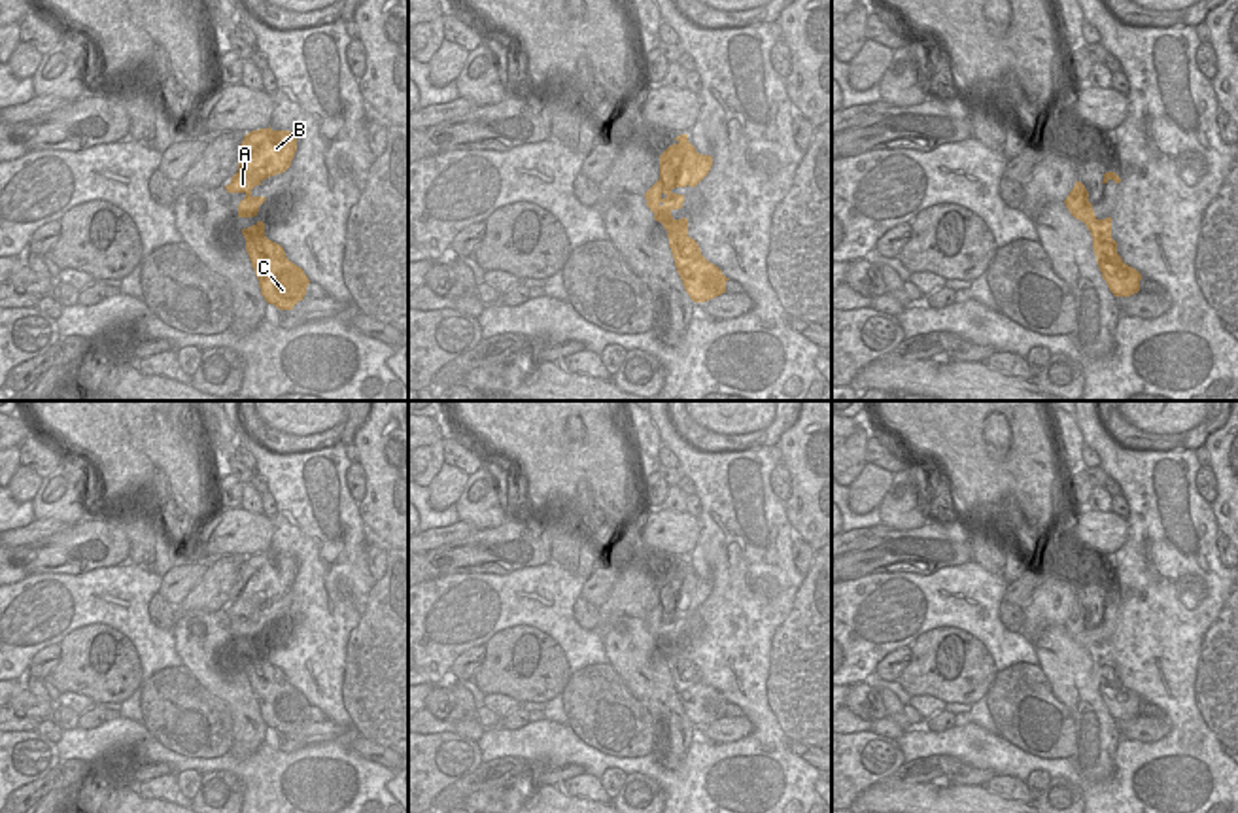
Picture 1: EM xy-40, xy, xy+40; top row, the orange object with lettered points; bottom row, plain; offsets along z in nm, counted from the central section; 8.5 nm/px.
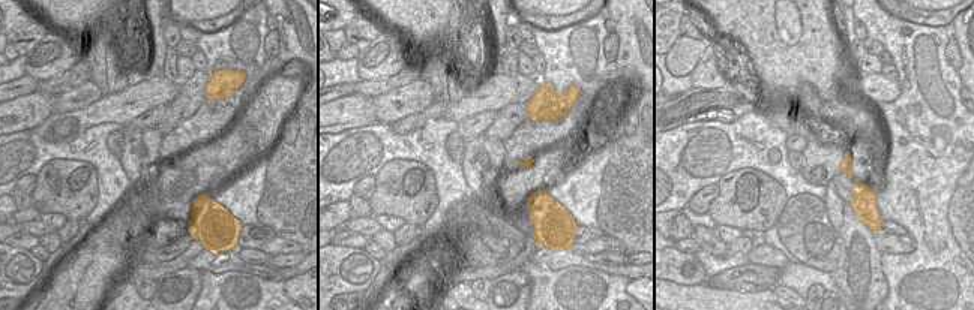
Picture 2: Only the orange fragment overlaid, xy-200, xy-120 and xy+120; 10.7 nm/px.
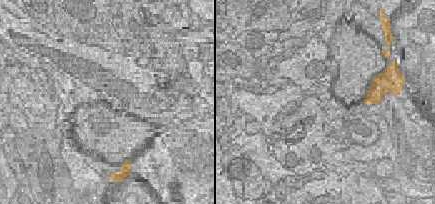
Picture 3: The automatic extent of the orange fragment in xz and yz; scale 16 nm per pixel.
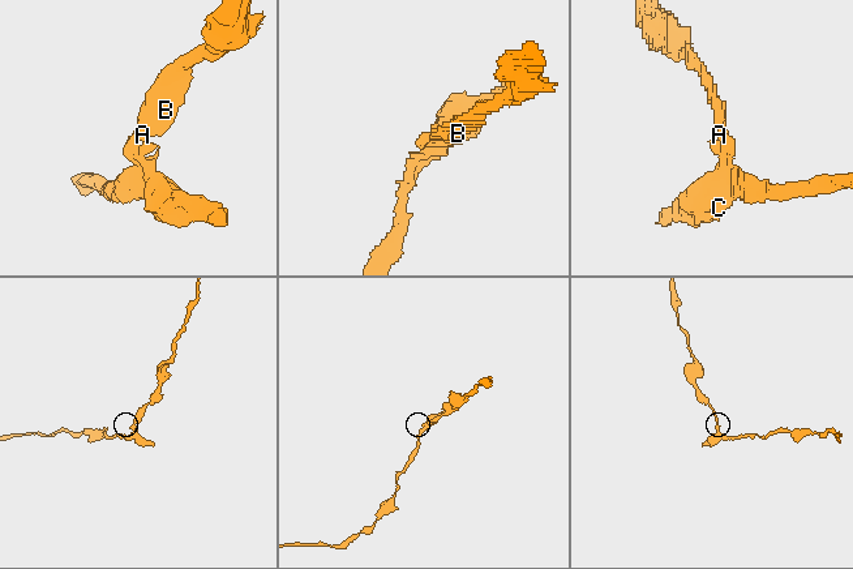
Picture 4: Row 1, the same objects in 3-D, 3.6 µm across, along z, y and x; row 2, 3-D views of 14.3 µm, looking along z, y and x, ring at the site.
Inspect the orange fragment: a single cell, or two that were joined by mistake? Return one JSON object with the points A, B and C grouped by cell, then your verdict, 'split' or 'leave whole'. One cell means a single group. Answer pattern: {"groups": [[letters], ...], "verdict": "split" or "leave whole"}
{"groups": [["A", "B"], ["C"]], "verdict": "split"}

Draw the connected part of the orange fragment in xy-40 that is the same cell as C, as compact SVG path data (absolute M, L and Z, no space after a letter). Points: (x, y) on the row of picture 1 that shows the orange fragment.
M263 233L244 238L265 301L280 310L293 310L304 299L310 284L304 270L291 263L284 248Z

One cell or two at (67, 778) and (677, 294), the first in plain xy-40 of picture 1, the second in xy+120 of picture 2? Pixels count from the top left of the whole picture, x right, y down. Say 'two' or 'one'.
two

